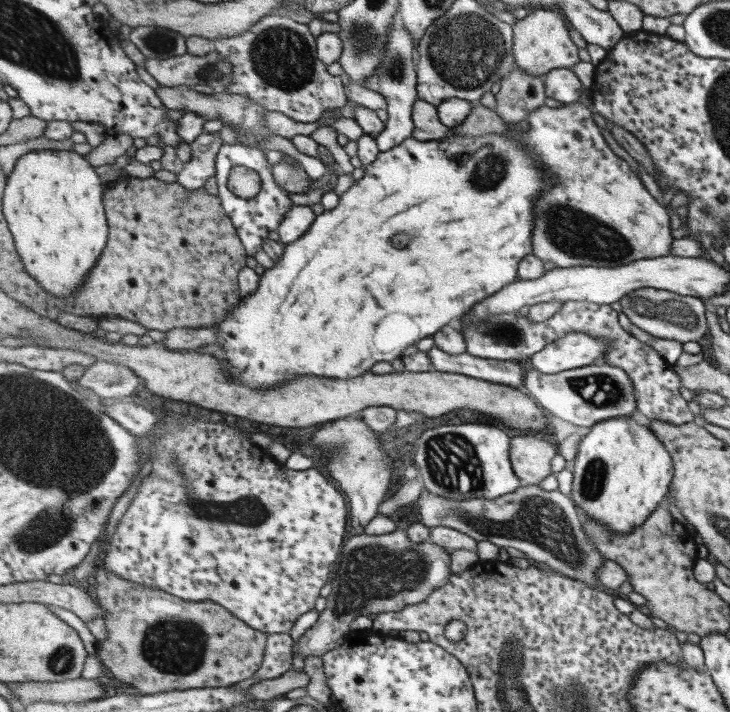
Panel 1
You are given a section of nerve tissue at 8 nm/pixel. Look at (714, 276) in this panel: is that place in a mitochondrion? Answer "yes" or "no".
no

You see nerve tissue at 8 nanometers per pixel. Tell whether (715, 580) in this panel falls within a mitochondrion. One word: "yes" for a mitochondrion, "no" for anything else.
no

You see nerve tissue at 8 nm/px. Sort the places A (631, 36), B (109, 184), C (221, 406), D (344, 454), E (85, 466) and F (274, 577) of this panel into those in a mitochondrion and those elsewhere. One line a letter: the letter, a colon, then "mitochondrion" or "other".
A: other
B: other
C: other
D: mitochondrion
E: mitochondrion
F: other

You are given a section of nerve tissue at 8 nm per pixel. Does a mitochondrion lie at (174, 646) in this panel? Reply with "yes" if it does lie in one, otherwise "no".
yes

